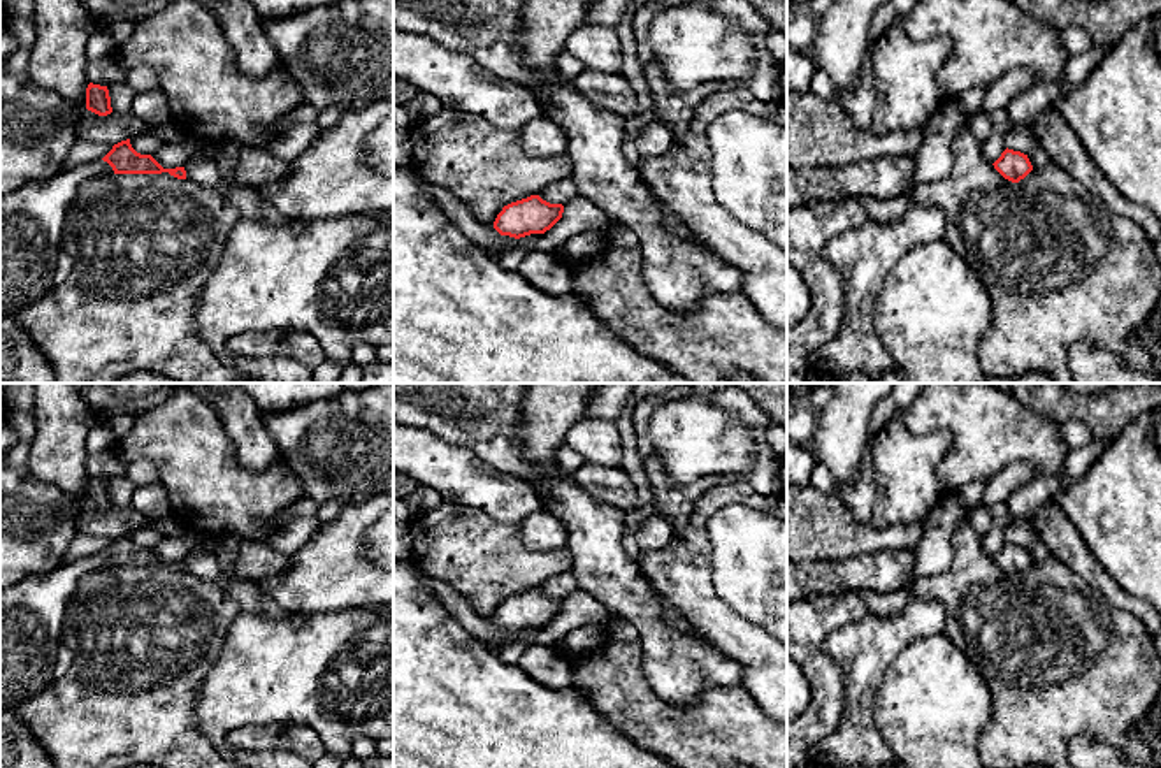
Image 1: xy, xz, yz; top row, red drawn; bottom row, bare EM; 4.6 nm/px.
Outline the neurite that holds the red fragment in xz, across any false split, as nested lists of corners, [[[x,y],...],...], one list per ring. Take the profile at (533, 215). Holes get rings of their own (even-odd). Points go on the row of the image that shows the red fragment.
[[[539,195],[504,206],[494,221],[494,228],[501,234],[499,246],[530,234],[544,234],[562,218],[562,213],[562,204],[550,204]]]

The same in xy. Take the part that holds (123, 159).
[[[126,139],[102,160],[65,167],[49,179],[26,183],[0,197],[0,316],[16,316],[54,286],[65,218],[83,183],[114,174],[162,172],[186,179],[184,167],[163,169],[151,155],[137,153]]]

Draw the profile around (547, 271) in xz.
[[[529,251],[529,255],[516,267],[516,272],[532,286],[552,295],[564,295],[571,292],[573,272],[557,251]]]

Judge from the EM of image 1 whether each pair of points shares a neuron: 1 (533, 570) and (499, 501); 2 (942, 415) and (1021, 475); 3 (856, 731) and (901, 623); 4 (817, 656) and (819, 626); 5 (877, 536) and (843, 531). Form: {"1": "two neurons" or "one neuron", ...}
{"1": "two neurons", "2": "two neurons", "3": "one neuron", "4": "one neuron", "5": "one neuron"}

